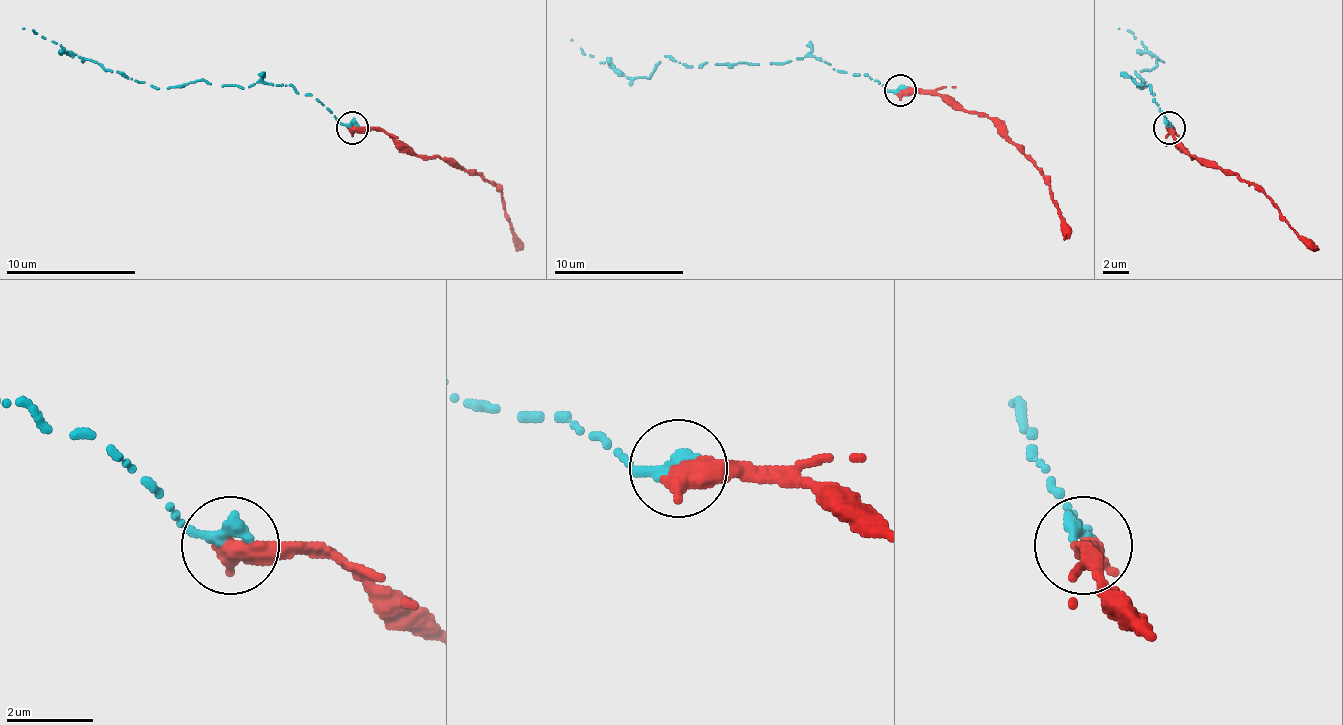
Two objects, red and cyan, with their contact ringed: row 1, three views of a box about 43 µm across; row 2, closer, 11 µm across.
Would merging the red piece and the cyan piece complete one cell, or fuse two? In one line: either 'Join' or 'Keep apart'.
Keep apart

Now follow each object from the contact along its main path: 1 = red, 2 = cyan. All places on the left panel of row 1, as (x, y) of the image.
1: (353, 127), (385, 130), (418, 156), (437, 156), (486, 178), (502, 195), (515, 250)
2: (350, 127), (291, 84), (265, 81), (249, 88), (190, 81), (155, 88), (22, 29)

